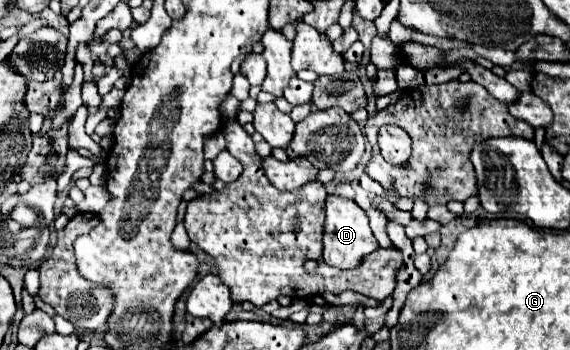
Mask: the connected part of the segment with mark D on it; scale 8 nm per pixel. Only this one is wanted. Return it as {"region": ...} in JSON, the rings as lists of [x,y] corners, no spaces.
{"region":[[[338,195],[326,197],[326,235],[324,235],[324,261],[332,267],[348,269],[360,263],[364,255],[370,255],[372,249],[378,247],[374,233],[368,225],[368,215],[364,209],[356,205],[352,199],[344,199]]]}

